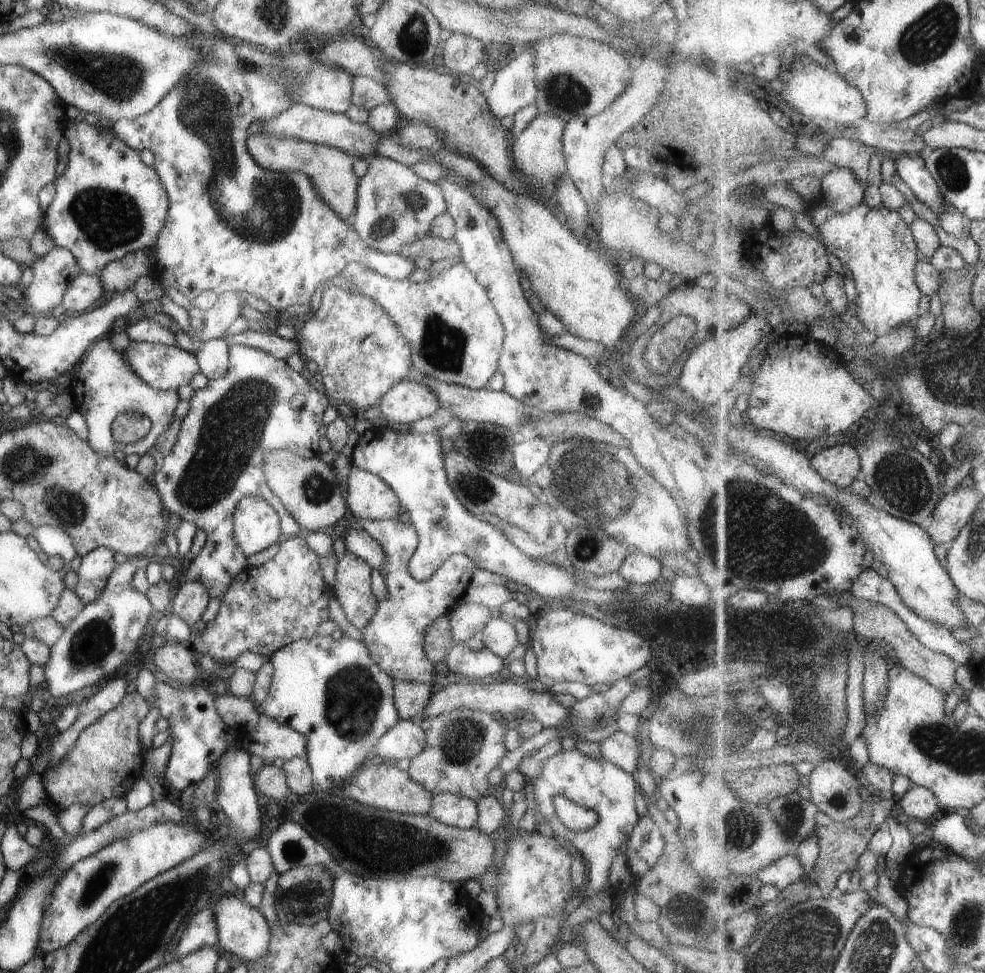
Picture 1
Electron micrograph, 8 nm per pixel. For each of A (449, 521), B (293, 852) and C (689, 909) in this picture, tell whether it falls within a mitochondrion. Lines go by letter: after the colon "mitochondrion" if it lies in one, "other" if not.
A: other
B: mitochondrion
C: mitochondrion

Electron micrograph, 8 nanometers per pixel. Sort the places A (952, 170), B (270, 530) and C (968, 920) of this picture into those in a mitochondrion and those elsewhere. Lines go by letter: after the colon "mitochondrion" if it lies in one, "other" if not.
A: mitochondrion
B: other
C: mitochondrion

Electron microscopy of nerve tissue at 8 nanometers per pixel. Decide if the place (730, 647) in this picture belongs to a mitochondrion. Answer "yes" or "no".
yes

